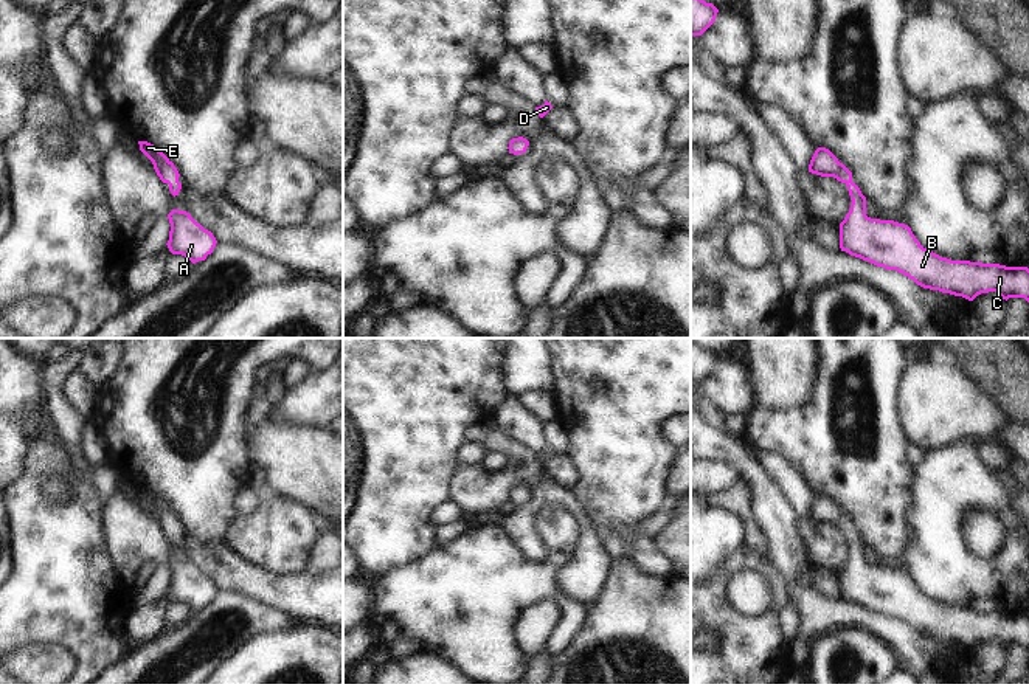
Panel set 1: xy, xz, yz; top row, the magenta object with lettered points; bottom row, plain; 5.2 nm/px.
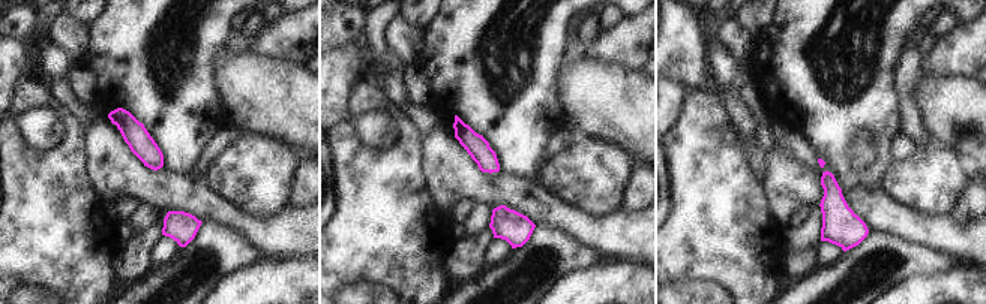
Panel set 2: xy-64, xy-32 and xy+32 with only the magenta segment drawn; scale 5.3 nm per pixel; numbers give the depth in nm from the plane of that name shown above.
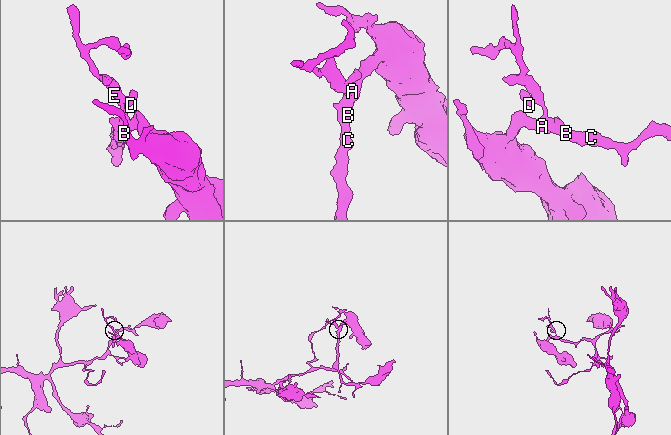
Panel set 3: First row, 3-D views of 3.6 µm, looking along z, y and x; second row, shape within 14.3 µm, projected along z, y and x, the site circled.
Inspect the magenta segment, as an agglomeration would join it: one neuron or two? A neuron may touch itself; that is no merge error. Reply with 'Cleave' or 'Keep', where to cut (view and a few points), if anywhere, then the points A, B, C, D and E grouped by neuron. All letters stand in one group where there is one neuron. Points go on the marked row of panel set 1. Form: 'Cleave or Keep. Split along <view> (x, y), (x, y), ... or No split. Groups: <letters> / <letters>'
Keep. No split. Groups: A B C D E.

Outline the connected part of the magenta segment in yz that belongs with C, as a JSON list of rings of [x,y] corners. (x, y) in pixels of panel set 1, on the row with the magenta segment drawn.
[[[818,147],[810,160],[809,172],[821,177],[833,177],[847,186],[851,195],[851,209],[840,223],[840,248],[851,256],[868,261],[886,270],[896,270],[917,285],[930,290],[939,290],[955,296],[973,301],[981,293],[996,292],[1003,299],[1024,298],[1029,302],[1029,268],[1006,267],[1000,264],[982,264],[970,261],[951,261],[928,251],[913,234],[908,225],[894,220],[871,219],[866,216],[866,197],[852,181],[852,172],[838,161],[826,147]]]

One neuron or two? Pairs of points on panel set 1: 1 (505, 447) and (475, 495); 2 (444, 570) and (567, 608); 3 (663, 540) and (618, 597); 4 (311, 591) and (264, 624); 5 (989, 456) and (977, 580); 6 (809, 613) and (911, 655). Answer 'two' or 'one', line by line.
1: one
2: one
3: two
4: two
5: two
6: one

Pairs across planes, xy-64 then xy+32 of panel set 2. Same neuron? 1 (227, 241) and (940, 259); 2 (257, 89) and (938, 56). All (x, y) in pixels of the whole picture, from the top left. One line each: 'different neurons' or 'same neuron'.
1: same neuron
2: different neurons

